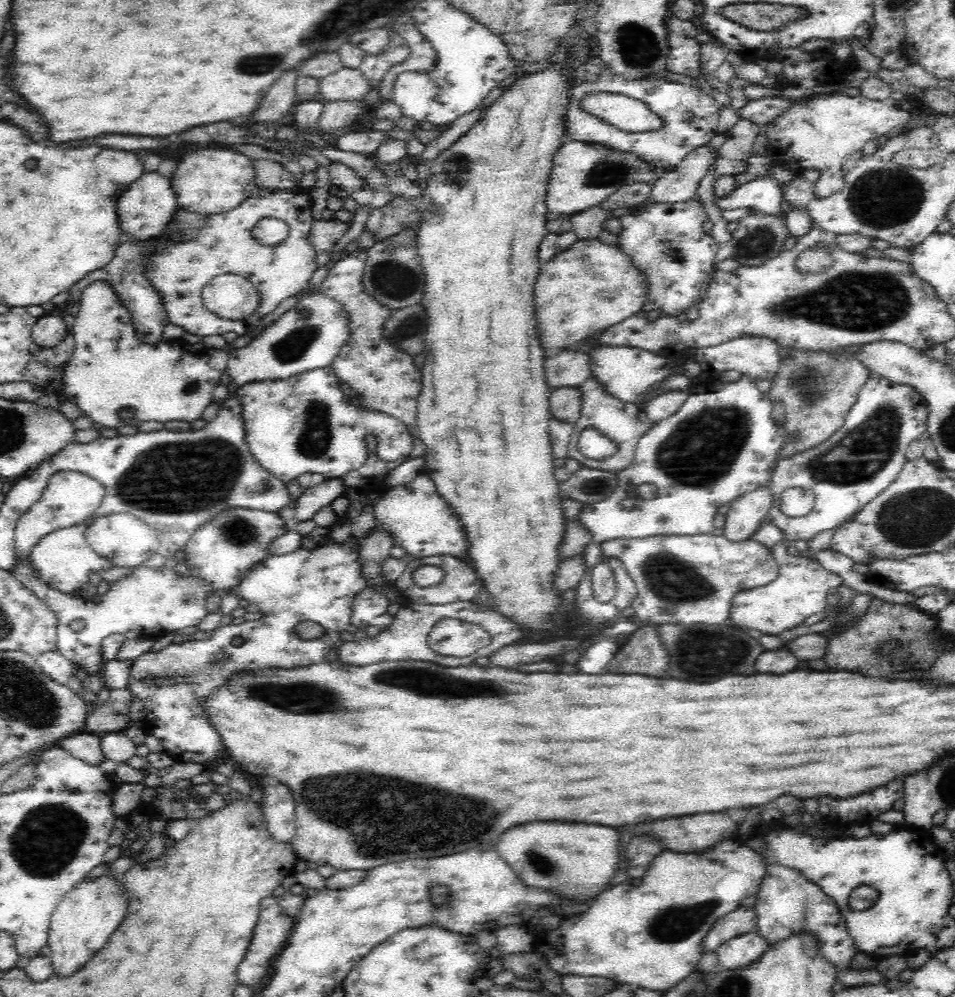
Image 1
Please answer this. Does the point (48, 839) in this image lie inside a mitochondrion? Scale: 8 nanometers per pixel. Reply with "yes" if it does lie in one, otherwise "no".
yes

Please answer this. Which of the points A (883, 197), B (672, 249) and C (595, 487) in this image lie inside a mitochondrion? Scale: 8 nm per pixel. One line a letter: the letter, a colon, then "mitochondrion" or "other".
A: mitochondrion
B: mitochondrion
C: mitochondrion

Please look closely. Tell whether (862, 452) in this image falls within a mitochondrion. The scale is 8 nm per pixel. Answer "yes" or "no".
yes

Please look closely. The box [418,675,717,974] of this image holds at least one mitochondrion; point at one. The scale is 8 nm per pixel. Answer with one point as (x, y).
(543, 867)

